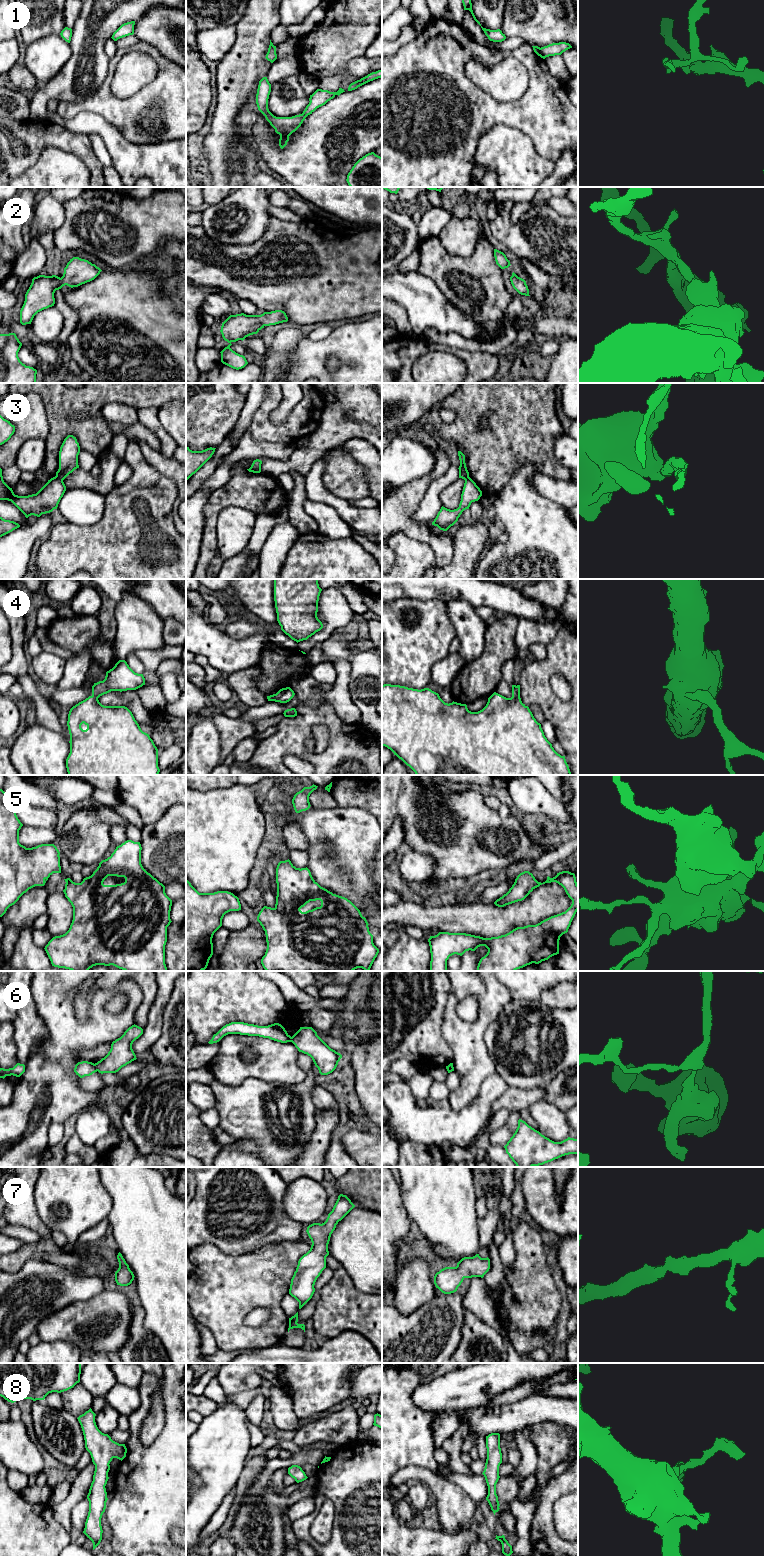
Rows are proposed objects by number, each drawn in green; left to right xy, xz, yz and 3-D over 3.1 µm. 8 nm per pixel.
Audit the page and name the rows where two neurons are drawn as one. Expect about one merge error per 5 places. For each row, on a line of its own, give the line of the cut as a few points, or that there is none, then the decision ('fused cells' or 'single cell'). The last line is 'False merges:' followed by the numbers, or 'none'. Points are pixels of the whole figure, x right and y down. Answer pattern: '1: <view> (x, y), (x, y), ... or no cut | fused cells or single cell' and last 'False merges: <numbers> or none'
1: no cut | single cell
2: no cut | single cell
3: xy (55, 476), (62, 480) | fused cells
4: no cut | single cell
5: no cut | single cell
6: xy (94, 1064), (97, 1070) | fused cells
7: no cut | single cell
8: no cut | single cell
False merges: 3, 6

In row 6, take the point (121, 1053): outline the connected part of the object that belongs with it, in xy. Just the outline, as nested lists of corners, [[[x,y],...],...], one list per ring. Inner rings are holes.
[[[137,1025],[129,1027],[124,1034],[112,1042],[108,1054],[95,1063],[97,1071],[103,1073],[116,1073],[122,1067],[136,1060],[132,1049],[133,1042],[143,1034],[143,1029]]]

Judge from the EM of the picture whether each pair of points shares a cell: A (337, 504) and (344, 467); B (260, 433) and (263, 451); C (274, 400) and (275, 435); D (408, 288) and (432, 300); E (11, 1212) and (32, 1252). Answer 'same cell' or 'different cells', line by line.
A: different cells
B: different cells
C: same cell
D: same cell
E: same cell

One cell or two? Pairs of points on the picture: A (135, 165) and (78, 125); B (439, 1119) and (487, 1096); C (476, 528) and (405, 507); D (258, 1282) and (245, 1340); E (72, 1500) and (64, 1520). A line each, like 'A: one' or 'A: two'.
A: one
B: one
C: two
D: one
E: one

